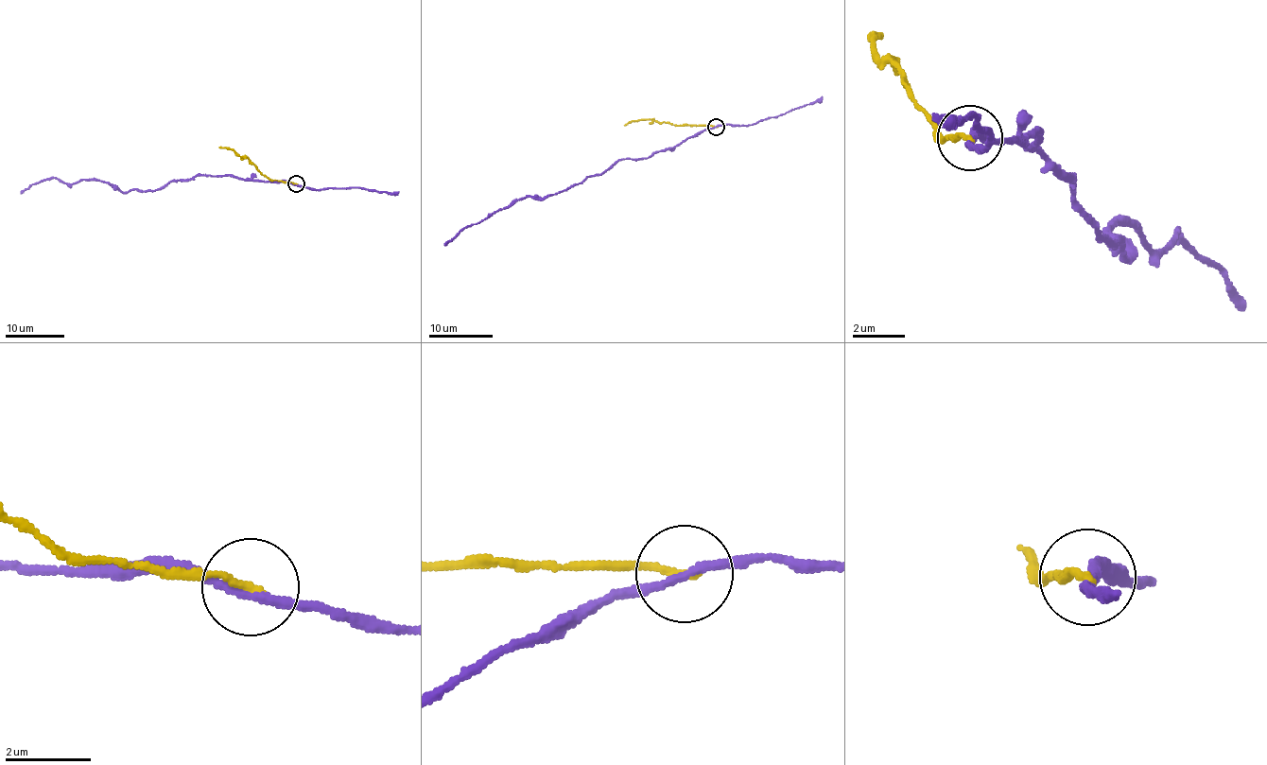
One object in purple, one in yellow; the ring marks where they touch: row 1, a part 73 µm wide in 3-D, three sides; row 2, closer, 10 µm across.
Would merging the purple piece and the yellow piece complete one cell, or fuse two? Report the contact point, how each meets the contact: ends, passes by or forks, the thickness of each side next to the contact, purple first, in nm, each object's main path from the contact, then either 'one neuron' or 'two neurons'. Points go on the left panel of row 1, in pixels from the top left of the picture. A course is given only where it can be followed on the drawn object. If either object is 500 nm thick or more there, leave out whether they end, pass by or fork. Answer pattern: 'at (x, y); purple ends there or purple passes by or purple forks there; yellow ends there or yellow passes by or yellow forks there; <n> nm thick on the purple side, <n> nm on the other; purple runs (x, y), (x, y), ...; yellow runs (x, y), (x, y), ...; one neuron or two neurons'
at (296, 183); purple passes by; yellow ends there; 190 nm thick on the purple side, 190 nm on the other; purple runs (295, 183), (202, 175), (171, 181), (154, 190), (125, 191), (96, 181), (65, 183), (46, 178), (21, 194); yellow runs (295, 183), (268, 180), (247, 157), (219, 147); two neurons

